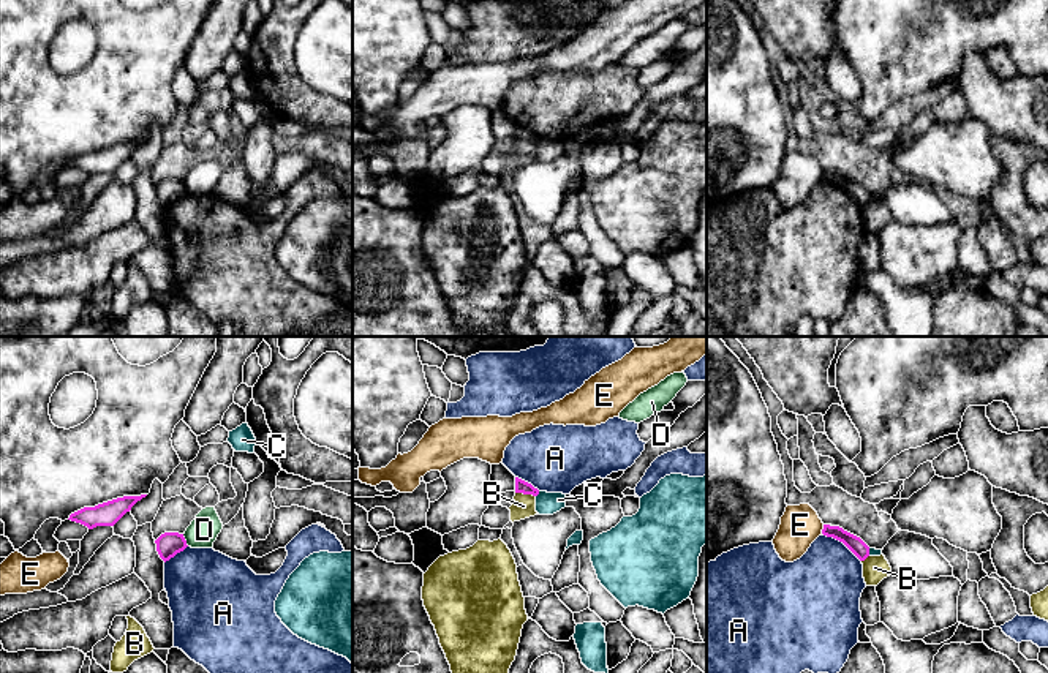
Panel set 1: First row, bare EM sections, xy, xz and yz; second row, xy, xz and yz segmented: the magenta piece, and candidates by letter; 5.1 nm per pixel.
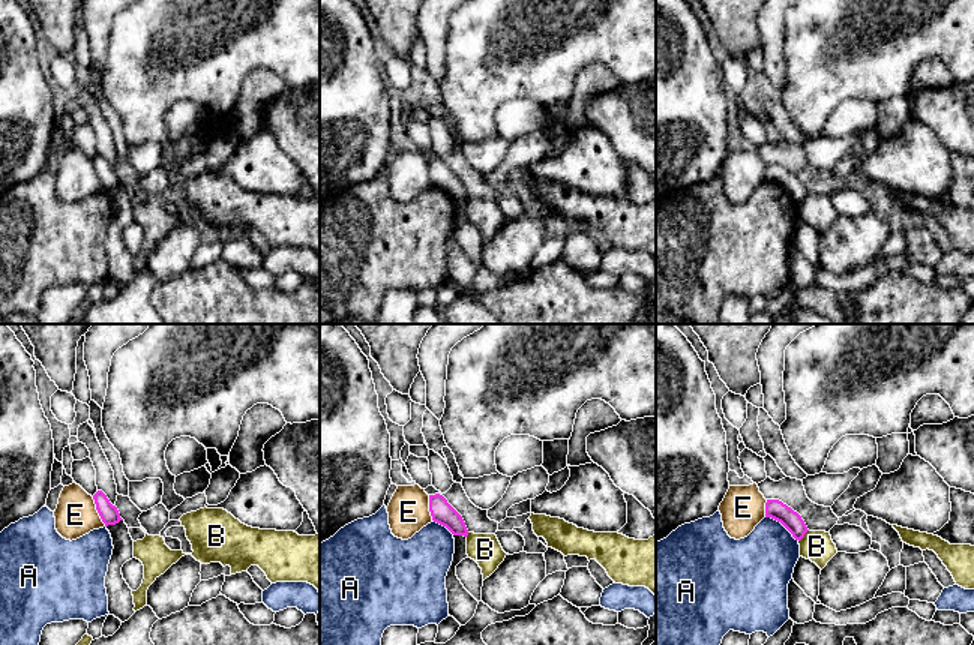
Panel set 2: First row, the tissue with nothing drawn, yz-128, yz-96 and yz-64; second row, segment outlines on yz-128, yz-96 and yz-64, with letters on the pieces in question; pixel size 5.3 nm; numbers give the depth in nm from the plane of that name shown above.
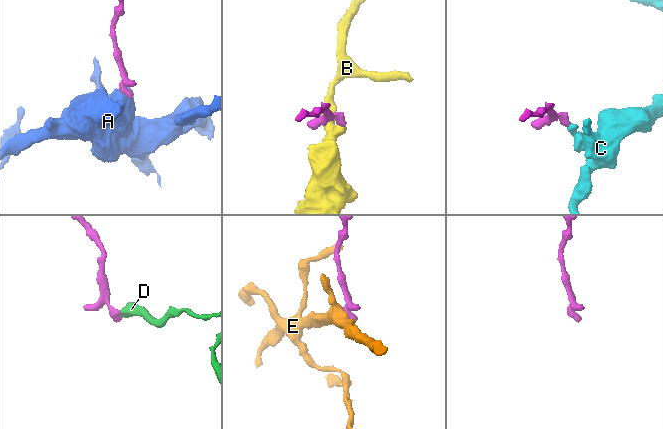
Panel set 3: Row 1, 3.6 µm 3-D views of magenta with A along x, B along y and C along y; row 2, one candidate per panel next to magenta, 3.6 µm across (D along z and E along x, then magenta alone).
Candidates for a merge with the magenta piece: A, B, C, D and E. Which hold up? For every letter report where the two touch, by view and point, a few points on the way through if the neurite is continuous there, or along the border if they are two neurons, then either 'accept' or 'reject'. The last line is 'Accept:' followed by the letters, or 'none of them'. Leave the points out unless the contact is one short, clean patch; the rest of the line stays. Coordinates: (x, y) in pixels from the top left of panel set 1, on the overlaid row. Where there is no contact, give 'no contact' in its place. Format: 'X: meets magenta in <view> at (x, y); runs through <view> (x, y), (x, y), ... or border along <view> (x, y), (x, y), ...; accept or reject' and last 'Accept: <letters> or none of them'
A: meets magenta in yz at (841, 541); reject
B: meets magenta in xz at (525, 493); border along xz (516, 492), (535, 496); reject
C: meets magenta in xz at (538, 493); border along xz (539, 492), (536, 496); reject
D: meets magenta in xy at (185, 541); border along xy (182, 534), (188, 545); reject
E: meets magenta in yz at (822, 530); border along yz (824, 525), (821, 533); reject
Accept: none of them

